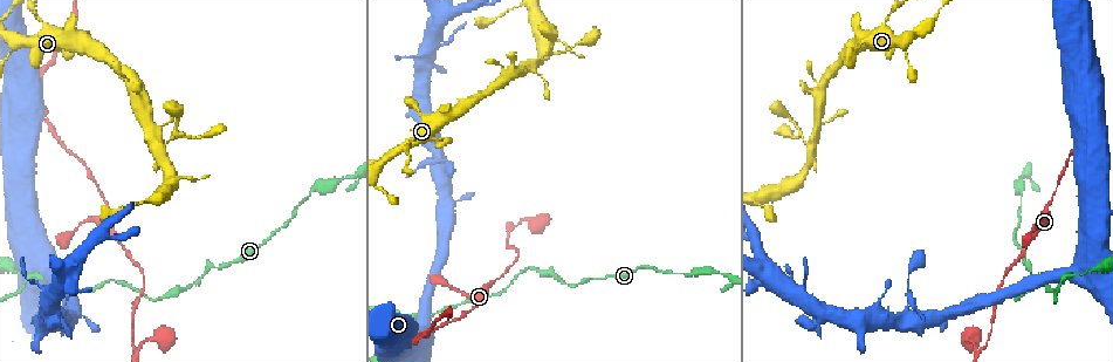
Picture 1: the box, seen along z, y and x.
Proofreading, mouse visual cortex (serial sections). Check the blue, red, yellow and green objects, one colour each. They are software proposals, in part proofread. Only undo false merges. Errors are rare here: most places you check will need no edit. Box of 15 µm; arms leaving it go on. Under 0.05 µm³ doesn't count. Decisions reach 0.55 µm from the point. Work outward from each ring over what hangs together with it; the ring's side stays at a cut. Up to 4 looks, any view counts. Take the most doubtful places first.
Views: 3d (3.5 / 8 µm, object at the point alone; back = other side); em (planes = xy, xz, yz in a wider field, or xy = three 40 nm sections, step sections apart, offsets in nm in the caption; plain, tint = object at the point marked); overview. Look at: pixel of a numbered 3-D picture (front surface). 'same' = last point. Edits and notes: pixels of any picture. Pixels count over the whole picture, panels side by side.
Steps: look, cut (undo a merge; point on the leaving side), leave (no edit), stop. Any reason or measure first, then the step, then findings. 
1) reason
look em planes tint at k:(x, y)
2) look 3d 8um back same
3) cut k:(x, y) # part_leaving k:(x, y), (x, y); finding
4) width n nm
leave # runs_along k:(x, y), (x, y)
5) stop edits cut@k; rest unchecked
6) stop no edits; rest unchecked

branch point
look 3d 3.5um at 1:(908, 288)

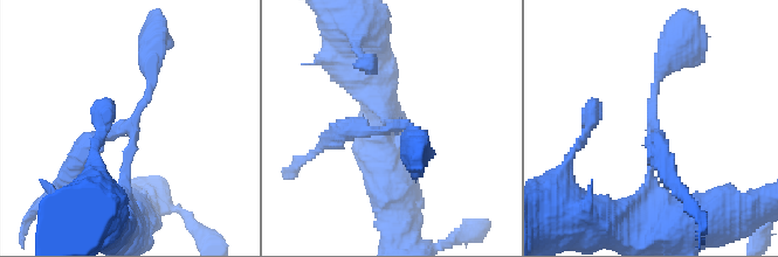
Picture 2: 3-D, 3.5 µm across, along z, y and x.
leave # runs_along 2:(126, 205), (126, 147), (151, 85), (151, 57); one cell here

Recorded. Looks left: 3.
look 3d 3.5um at 1:(1066, 274)

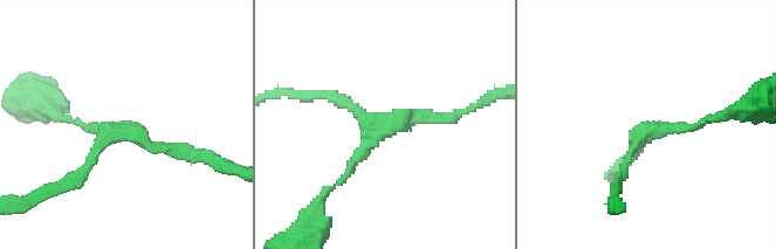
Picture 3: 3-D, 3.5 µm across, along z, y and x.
arms 3; arm_widths 150, 150, 150 nm; shape alone is not enough
look em planes tint at 3:(388, 127)

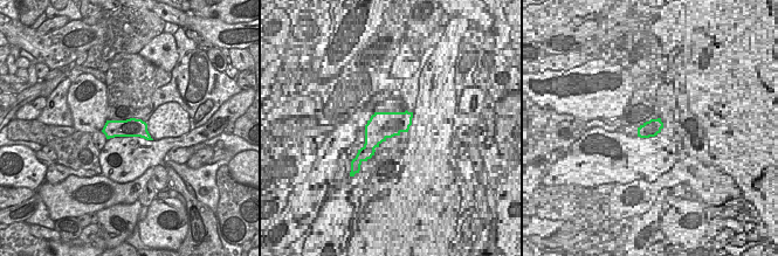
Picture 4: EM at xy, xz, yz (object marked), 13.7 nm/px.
leave # runs_along 3:(459, 112), (391, 122), (341, 181); all the same cell

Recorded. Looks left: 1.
stop no edits; rest unchecked

